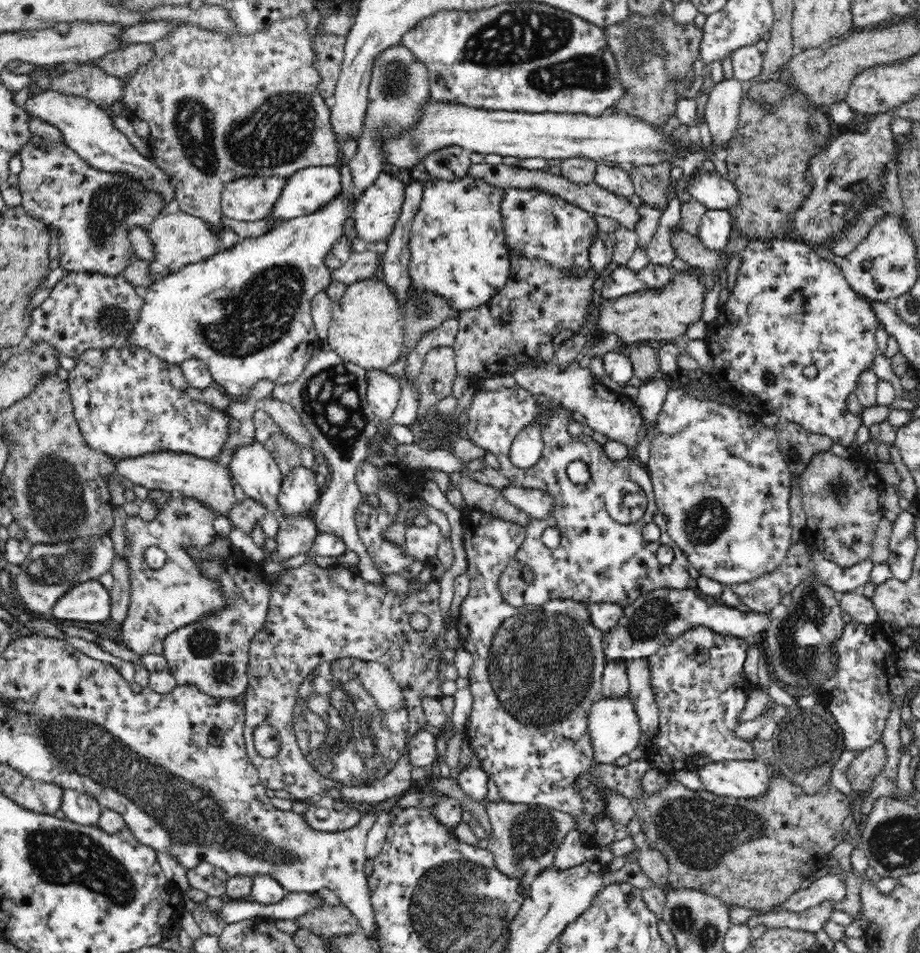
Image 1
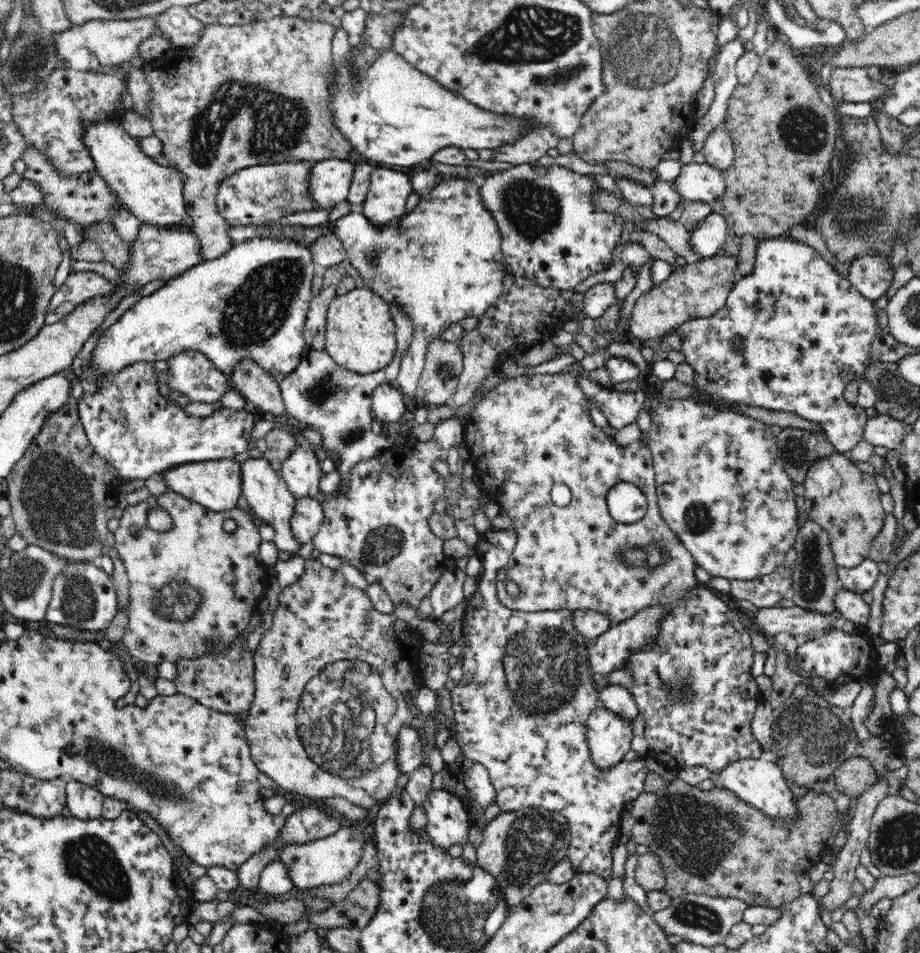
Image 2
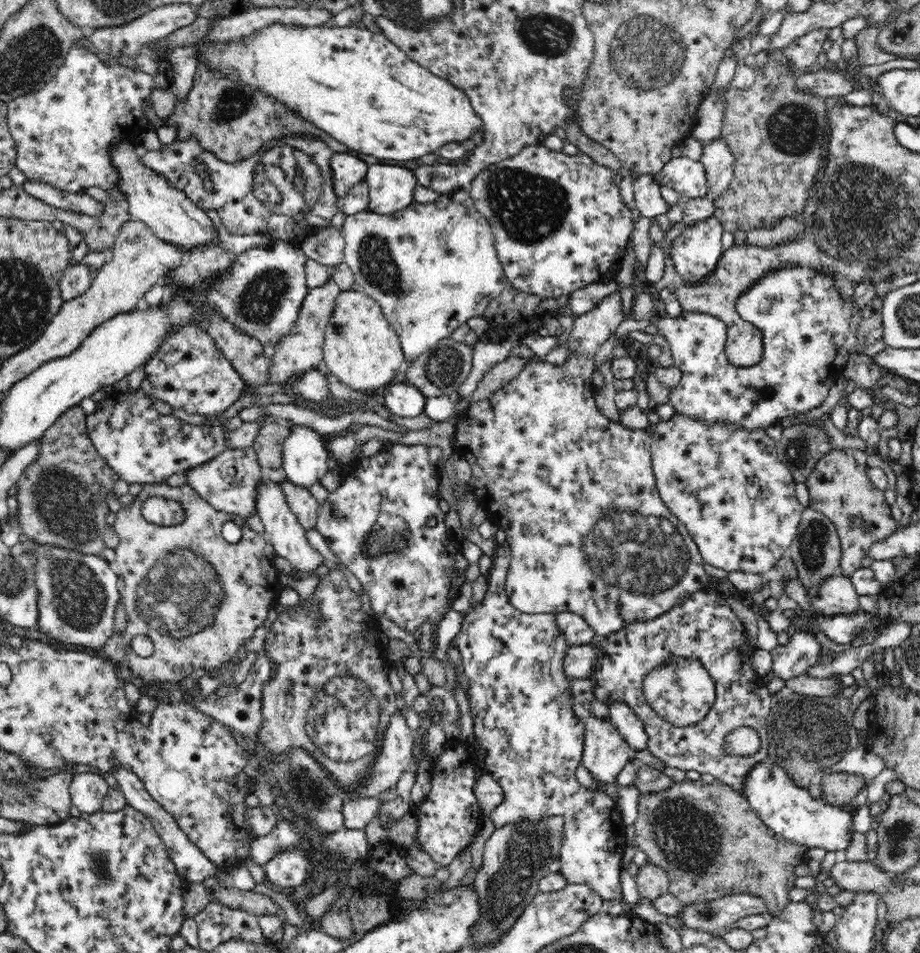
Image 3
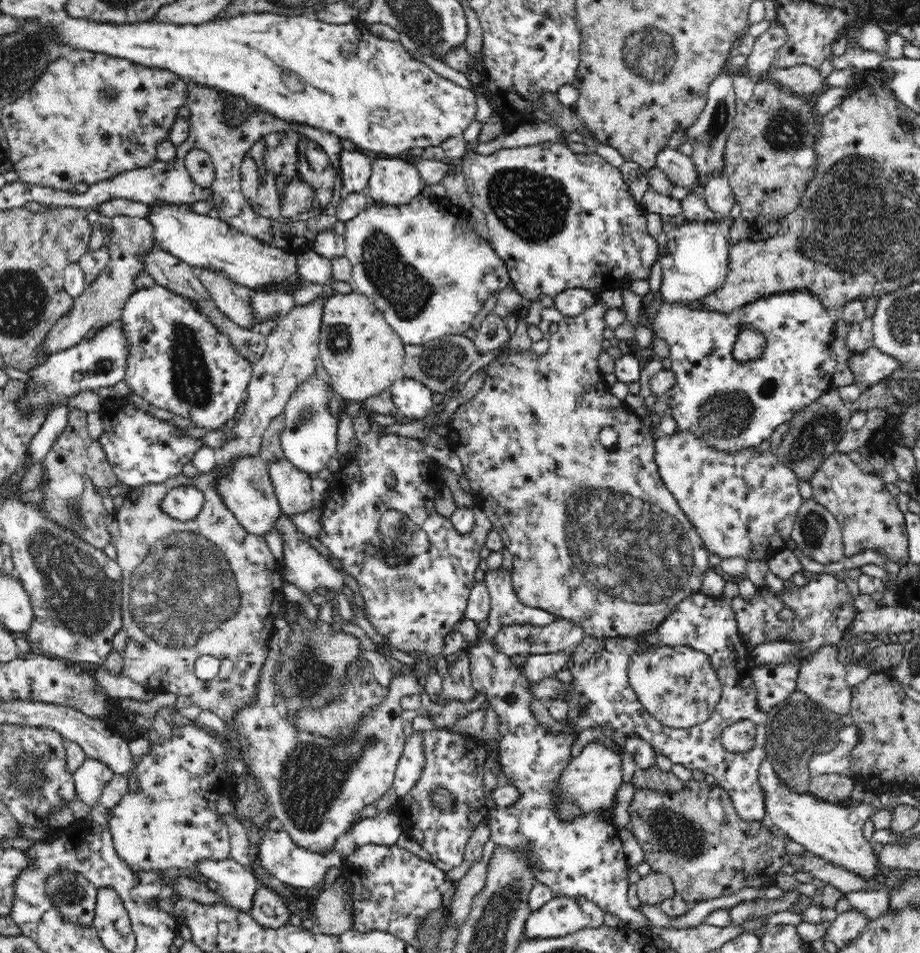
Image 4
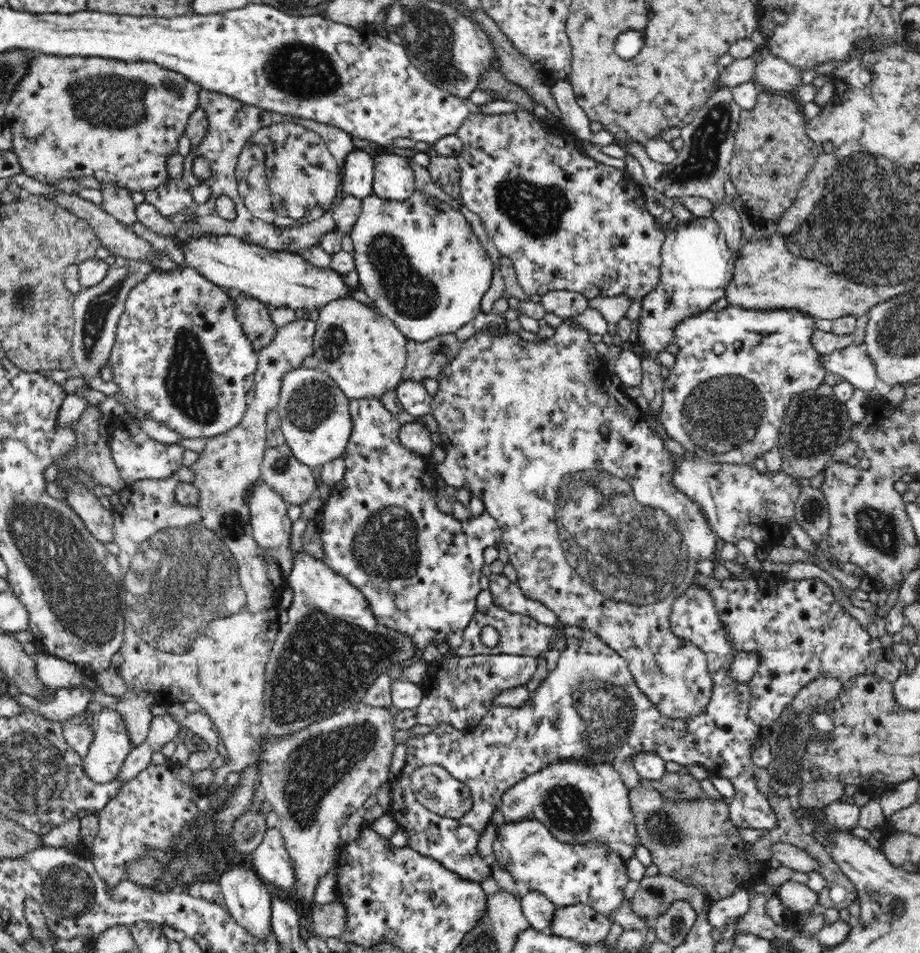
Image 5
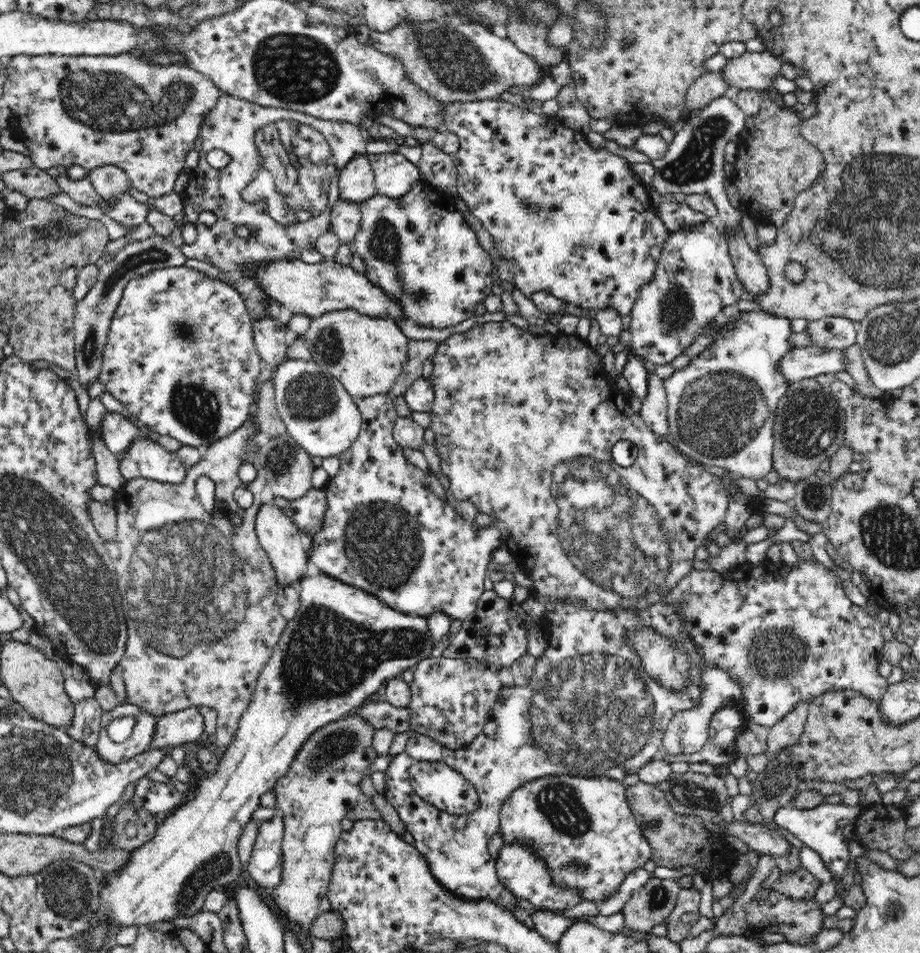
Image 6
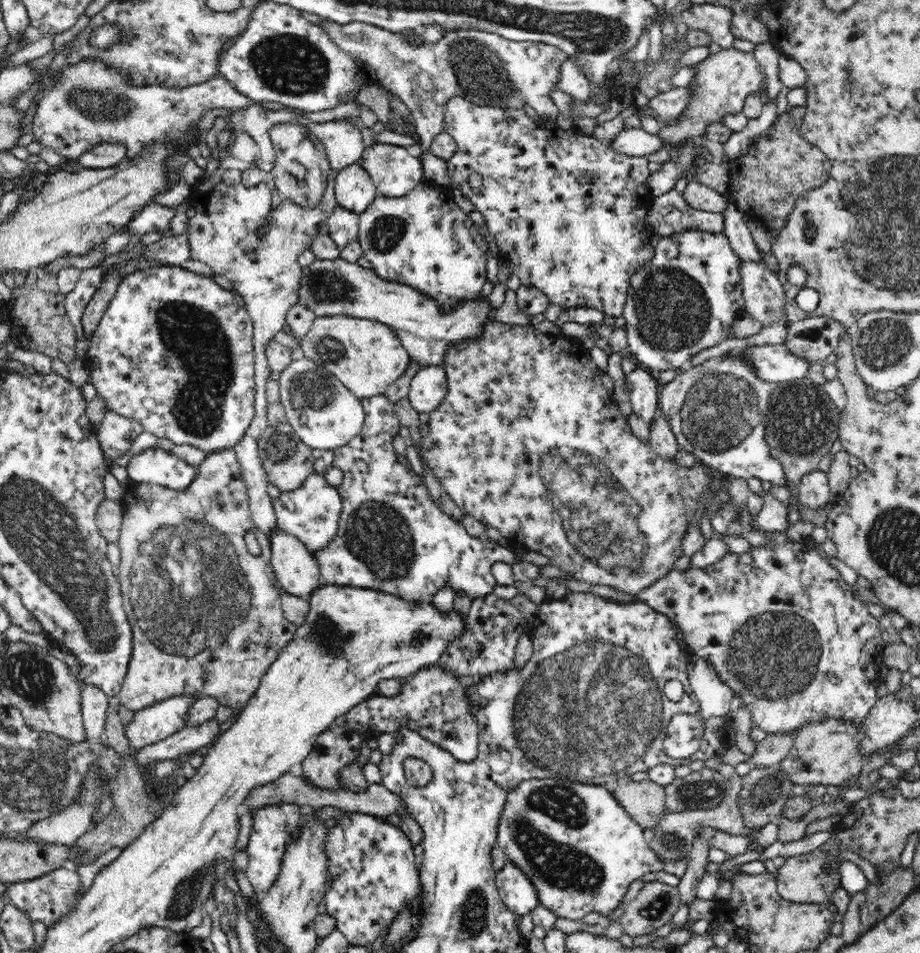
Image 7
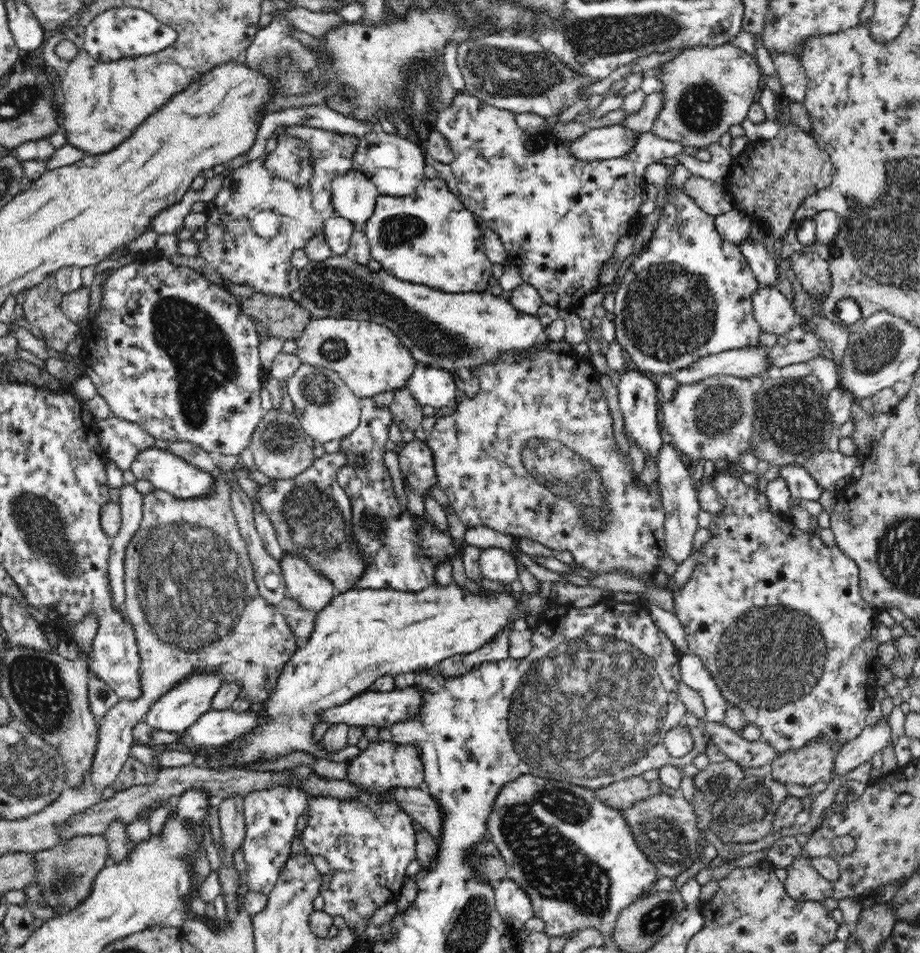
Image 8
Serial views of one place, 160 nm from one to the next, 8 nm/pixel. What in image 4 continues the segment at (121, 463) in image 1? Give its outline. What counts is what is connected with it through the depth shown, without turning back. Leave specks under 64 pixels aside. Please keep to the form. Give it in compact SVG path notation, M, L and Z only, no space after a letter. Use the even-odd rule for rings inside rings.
M259 454L218 460L212 471L214 471L214 489L220 495L220 500L234 513L248 533L264 537L266 532L275 529L274 520L280 516L280 505L274 494L268 464Z

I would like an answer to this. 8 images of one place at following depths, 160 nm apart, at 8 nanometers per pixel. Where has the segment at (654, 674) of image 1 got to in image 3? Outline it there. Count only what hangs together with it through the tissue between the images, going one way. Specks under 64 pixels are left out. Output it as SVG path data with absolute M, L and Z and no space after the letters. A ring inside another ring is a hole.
M712 585L702 588L687 596L680 604L674 605L668 612L661 614L654 620L627 624L624 628L610 633L603 638L596 637L601 657L597 660L591 678L597 682L594 696L608 705L617 700L625 702L638 715L643 722L648 736L647 748L654 757L657 757L665 767L678 768L682 771L695 770L702 774L710 774L715 781L723 782L731 786L734 791L743 794L742 782L746 779L750 770L768 757L769 733L767 719L770 714L771 693L768 692L763 682L763 677L754 672L751 658L754 647L749 645L744 632L744 626L738 616L730 608L726 597L722 596ZM674 657L682 659L694 658L702 663L702 666L710 673L716 691L715 704L706 713L706 716L696 724L682 727L666 722L647 703L643 682L655 668L669 663ZM738 728L752 728L759 734L761 746L757 754L750 757L738 757L726 751L726 738Z

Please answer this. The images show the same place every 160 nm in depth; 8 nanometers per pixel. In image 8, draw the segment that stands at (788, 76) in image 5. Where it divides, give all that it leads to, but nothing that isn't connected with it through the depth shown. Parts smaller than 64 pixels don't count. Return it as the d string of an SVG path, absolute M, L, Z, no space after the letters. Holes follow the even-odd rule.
M730 43L718 47L693 47L668 63L663 64L664 73L659 77L665 86L666 102L651 126L652 134L664 140L678 141L682 146L706 149L712 142L728 133L728 128L740 124L747 117L756 92L760 91L760 67L754 56Z

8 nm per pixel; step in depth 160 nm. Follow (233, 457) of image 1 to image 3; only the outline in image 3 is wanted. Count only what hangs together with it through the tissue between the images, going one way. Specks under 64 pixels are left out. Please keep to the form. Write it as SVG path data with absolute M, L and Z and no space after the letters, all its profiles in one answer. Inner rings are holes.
M262 478L255 485L256 496L254 496L255 511L260 516L262 524L265 526L265 536L268 545L273 548L277 556L282 556L292 564L294 569L312 572L318 566L324 565L322 554L310 547L306 539L306 531L298 522L296 515L289 507L285 492L282 490L280 482L269 482L268 478Z

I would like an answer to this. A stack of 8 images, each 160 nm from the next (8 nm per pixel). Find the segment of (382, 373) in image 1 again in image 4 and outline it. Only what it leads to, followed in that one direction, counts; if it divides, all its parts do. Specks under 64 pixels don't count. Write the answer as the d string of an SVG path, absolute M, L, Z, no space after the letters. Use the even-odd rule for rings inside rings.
M402 377L387 391L399 413L415 421L424 419L435 406L433 393L417 380Z

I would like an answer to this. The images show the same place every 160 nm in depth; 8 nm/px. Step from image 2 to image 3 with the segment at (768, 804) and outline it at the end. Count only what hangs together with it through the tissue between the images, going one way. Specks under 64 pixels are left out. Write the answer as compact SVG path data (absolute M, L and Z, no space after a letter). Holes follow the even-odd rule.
M760 762L747 774L742 782L743 796L750 807L772 831L788 840L824 850L846 850L850 842L852 811L846 807L831 806L825 801L816 801L807 788L800 788L775 763Z

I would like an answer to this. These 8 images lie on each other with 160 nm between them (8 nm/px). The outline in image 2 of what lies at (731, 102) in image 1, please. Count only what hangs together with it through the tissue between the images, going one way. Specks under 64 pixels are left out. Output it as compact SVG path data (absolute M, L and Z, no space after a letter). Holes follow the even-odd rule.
M723 122L710 132L701 152L706 156L710 166L722 171L730 168L734 160L734 141Z

